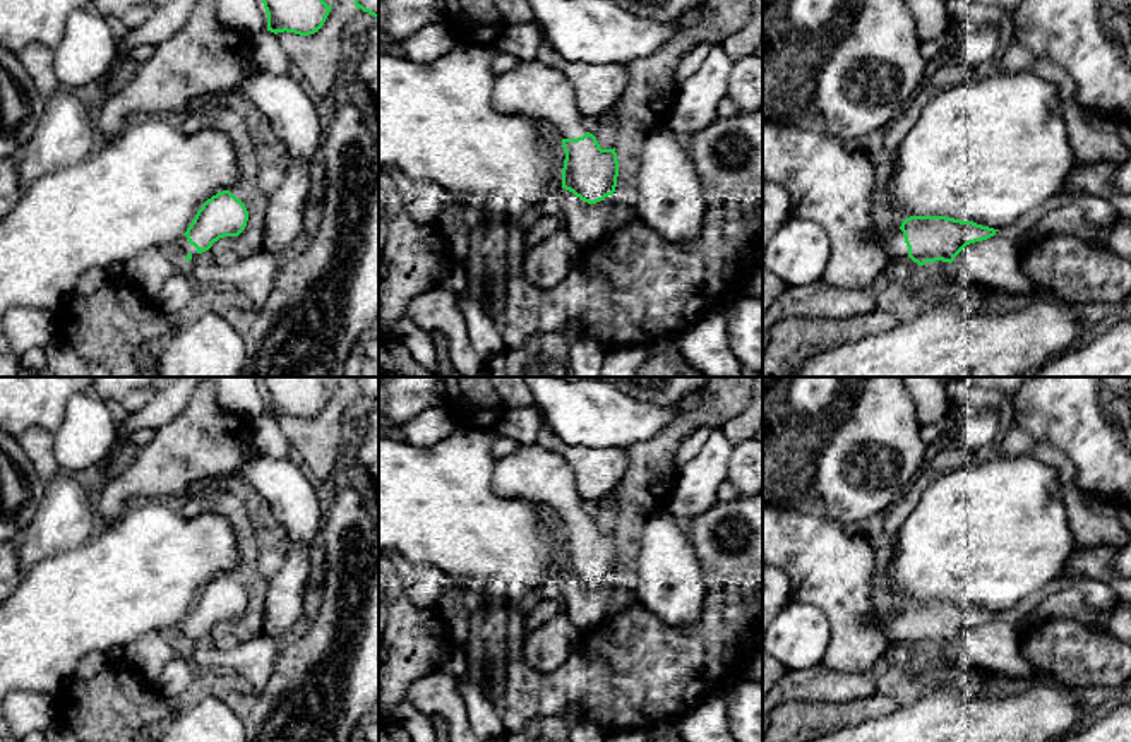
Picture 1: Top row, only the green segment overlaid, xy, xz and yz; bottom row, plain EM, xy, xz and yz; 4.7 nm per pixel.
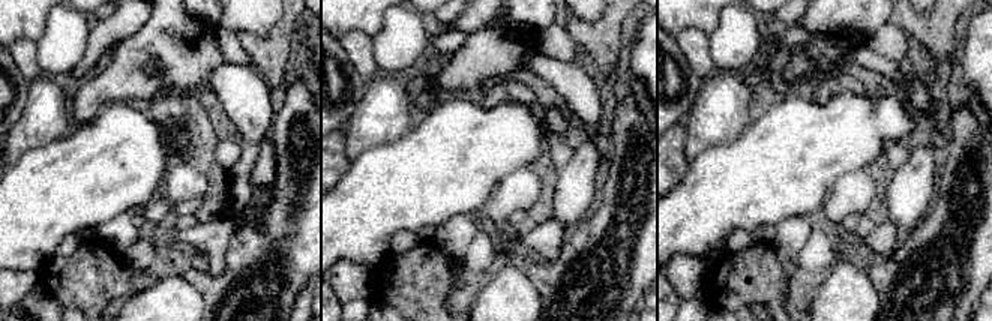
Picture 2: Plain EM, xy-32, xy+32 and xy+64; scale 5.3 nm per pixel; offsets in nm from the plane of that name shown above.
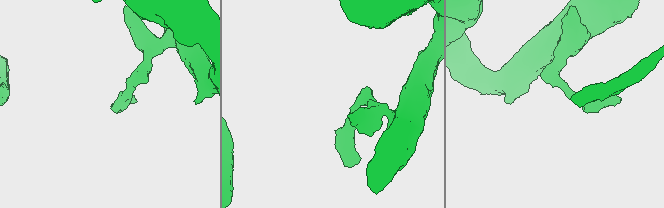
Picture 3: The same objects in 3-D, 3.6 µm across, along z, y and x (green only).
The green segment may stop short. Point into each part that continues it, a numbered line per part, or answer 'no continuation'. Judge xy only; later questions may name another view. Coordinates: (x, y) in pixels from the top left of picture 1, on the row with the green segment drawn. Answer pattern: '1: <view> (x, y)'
1: xy (184, 247)

